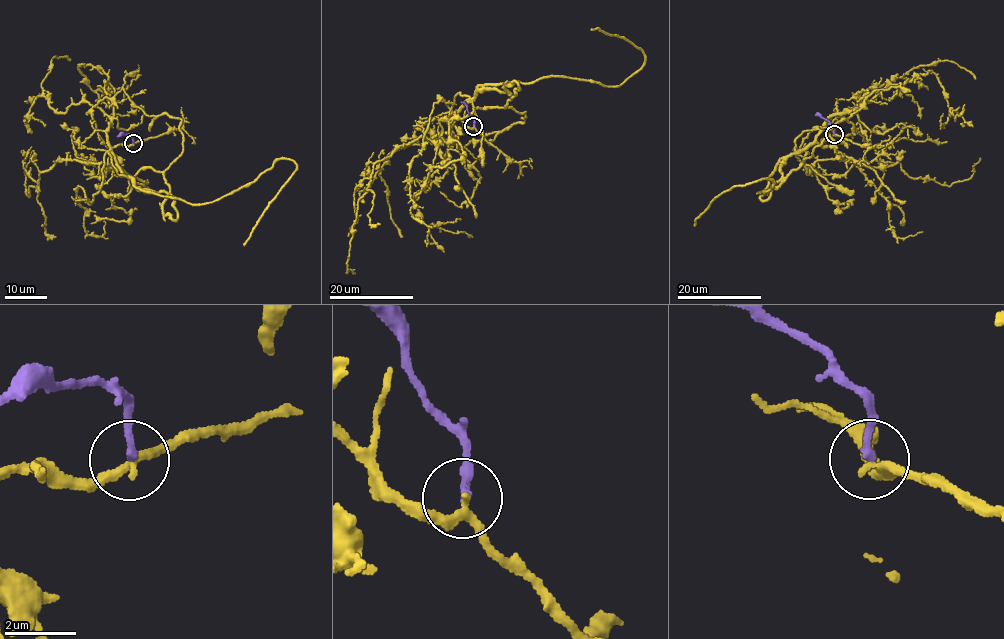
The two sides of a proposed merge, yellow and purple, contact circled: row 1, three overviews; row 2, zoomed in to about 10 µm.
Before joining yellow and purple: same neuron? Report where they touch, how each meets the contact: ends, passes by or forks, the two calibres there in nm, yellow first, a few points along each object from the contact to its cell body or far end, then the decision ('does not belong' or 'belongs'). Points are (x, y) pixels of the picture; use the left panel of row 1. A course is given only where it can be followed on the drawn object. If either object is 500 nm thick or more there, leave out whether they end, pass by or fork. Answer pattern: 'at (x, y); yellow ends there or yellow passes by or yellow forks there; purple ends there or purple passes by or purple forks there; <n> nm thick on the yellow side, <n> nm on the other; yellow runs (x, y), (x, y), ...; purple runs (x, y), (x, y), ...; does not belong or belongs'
at (133, 143); yellow passes by; purple ends there; 240 nm thick on the yellow side, 220 nm on the other; yellow runs (133, 144), (112, 153), (124, 174), (144, 191), (192, 204), (255, 182), (276, 161), (295, 162), (244, 246); purple runs (133, 143), (130, 134), (116, 136); does not belong

